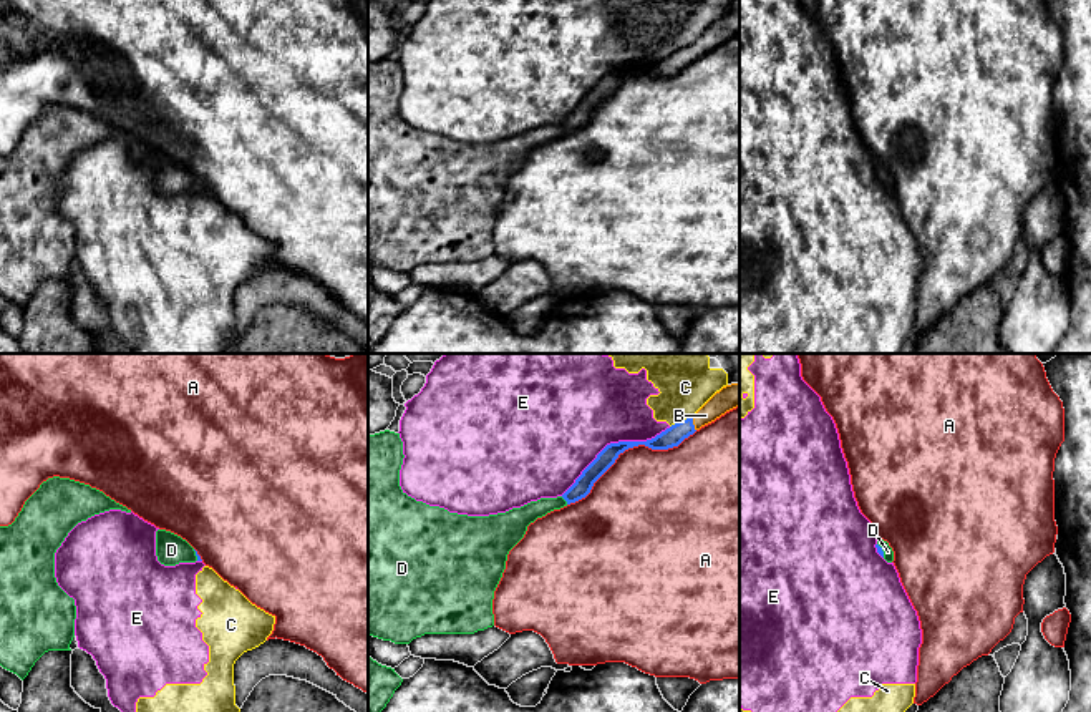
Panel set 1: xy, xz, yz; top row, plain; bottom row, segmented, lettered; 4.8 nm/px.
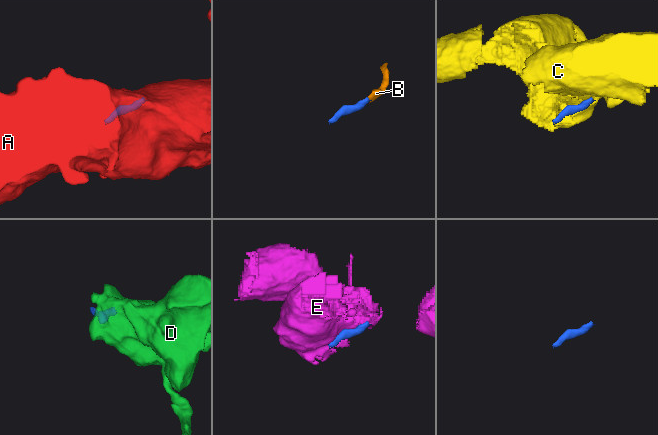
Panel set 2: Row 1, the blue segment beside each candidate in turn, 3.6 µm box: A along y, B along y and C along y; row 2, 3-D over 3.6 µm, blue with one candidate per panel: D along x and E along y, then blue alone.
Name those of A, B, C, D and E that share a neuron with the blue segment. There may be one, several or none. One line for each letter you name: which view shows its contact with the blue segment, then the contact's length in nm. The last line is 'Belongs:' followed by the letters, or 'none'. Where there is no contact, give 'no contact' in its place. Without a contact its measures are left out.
B: meets blue in xz; contact 70 nm long
D: meets blue in xz; contact 50 nm long
Belongs: B, D

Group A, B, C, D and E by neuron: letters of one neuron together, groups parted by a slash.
A / B D / C E

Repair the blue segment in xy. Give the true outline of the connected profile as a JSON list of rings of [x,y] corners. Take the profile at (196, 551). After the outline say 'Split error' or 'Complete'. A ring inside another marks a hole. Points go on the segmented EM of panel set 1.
[[[166,529],[156,531],[156,556],[164,566],[202,561],[186,539]]]. Split error

